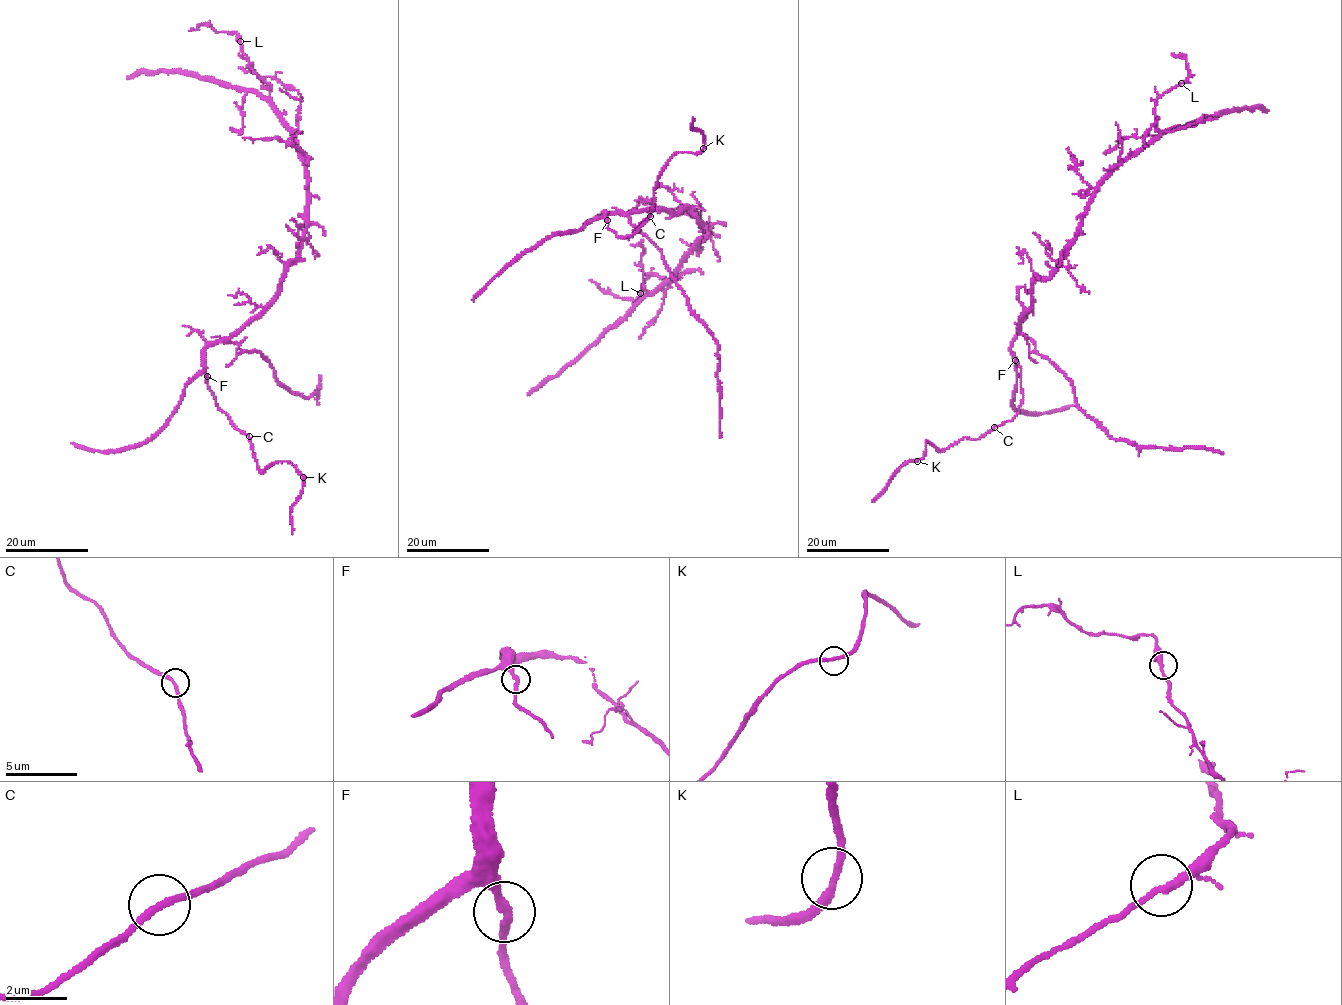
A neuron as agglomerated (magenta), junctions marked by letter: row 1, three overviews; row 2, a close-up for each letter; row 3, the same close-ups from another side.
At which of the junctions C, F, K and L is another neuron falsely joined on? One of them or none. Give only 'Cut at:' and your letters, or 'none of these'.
Cut at: none of these

